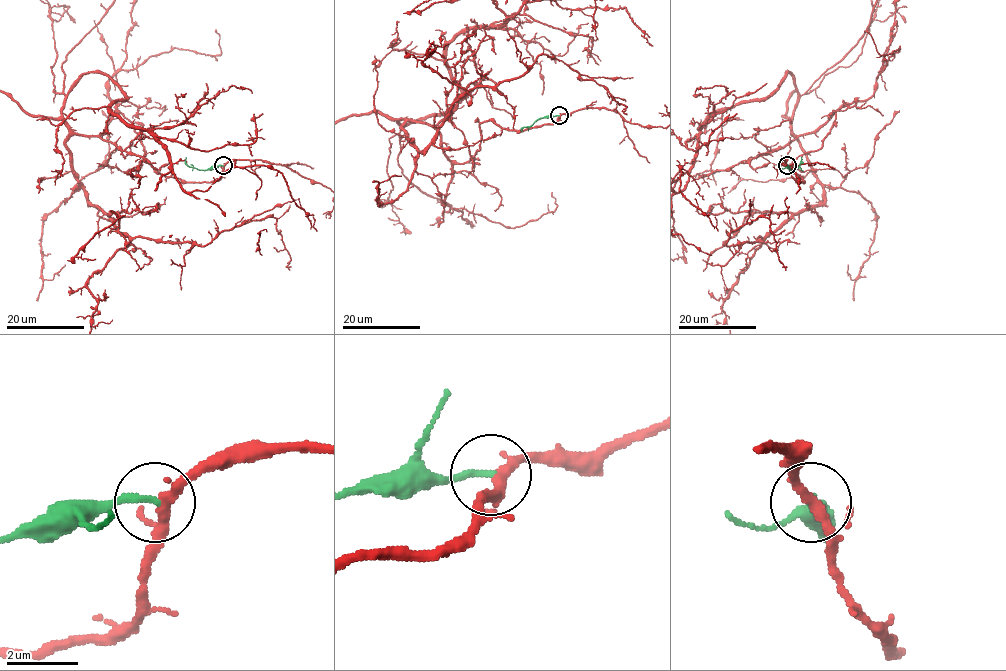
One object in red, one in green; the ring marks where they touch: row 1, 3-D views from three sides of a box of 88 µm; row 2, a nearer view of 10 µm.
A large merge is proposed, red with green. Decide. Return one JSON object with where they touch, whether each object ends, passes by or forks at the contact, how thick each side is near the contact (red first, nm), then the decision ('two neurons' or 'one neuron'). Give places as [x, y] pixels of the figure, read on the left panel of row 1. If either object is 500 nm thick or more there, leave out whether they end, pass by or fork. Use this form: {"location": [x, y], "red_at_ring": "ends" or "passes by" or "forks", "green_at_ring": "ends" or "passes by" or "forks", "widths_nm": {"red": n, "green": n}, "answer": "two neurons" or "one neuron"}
{"location": [223, 165], "red_at_ring": "passes by", "green_at_ring": "ends", "widths_nm": {"red": 300, "green": 180}, "answer": "two neurons"}

